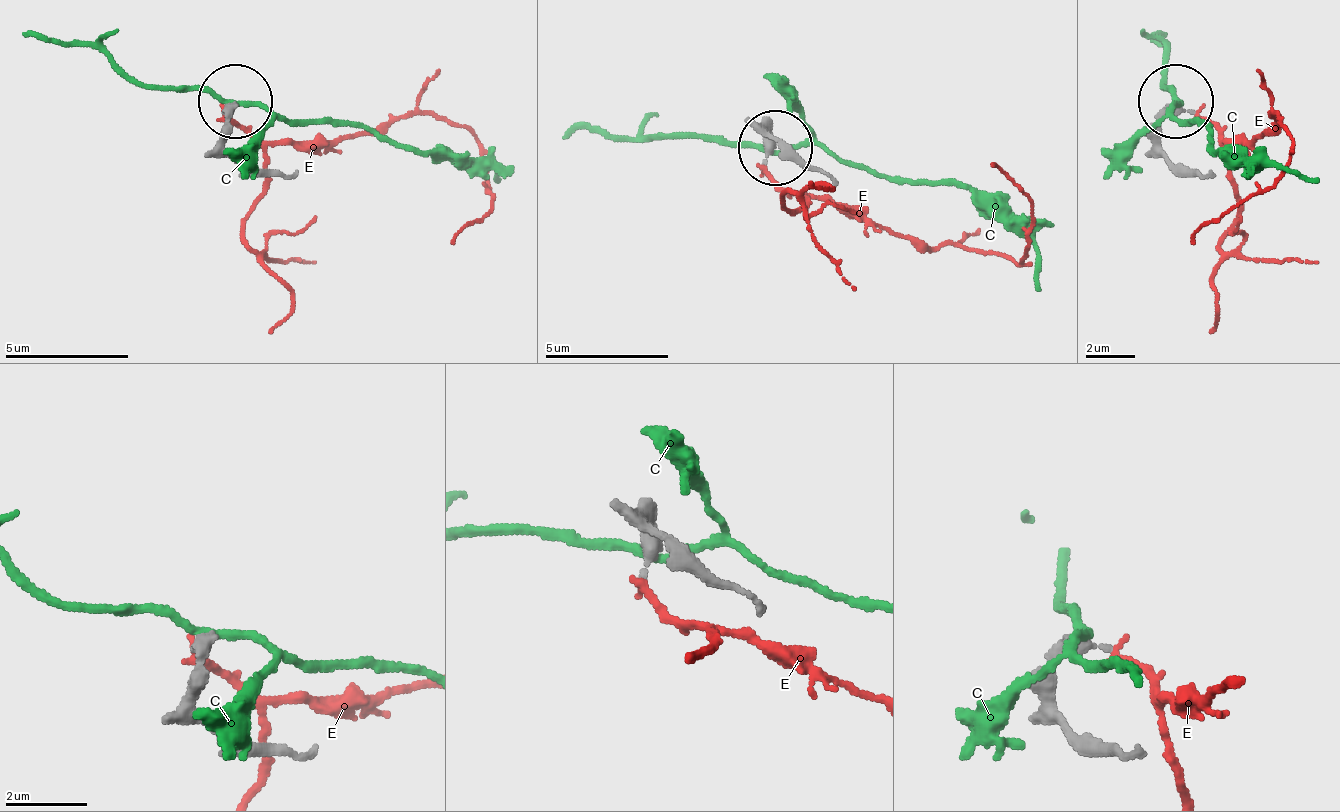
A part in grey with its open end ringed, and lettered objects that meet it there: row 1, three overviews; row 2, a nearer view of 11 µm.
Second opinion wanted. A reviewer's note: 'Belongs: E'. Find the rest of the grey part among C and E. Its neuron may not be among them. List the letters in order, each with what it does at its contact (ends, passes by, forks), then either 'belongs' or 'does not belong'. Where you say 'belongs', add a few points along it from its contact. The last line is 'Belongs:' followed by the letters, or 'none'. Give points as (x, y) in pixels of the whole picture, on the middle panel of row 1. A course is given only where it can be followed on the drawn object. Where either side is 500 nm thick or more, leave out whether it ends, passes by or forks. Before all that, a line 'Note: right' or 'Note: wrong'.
Note: wrong
C: it passes by | does not belong
E: it ends | does not belong
Belongs: none

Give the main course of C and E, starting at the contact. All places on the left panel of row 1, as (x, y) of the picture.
C: (227, 100), (277, 112), (363, 124), (493, 168), (499, 180)
E: (221, 112), (264, 143), (332, 143), (388, 118), (419, 112), (462, 124), (475, 137), (493, 205), (450, 242)

